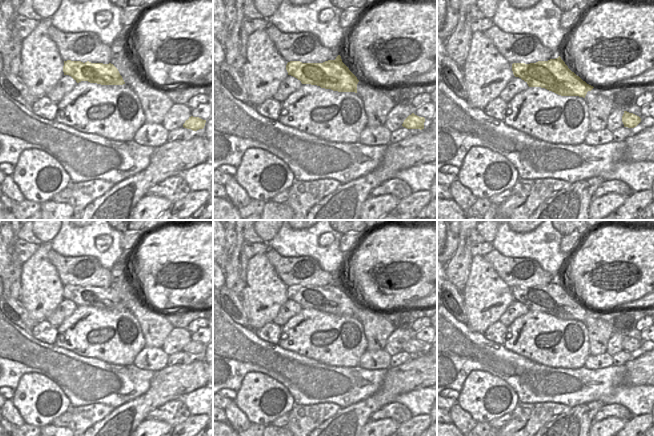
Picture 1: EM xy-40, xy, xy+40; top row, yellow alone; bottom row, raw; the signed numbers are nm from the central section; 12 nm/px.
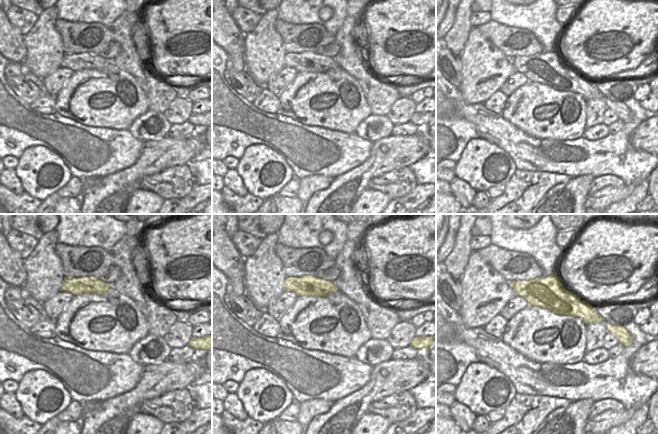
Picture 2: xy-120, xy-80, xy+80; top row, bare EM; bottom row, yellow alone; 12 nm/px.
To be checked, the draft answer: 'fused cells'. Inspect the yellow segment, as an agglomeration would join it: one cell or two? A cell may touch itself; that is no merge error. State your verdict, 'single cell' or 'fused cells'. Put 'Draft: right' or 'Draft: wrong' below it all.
fused cells
Draft: right

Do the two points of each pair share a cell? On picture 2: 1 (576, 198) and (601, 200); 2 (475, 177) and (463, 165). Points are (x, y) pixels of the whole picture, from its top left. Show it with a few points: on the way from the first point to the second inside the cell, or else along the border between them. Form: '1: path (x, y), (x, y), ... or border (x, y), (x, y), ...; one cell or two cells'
1: border (590, 196), (587, 203); two cells
2: path (472, 174), (466, 168); one cell

